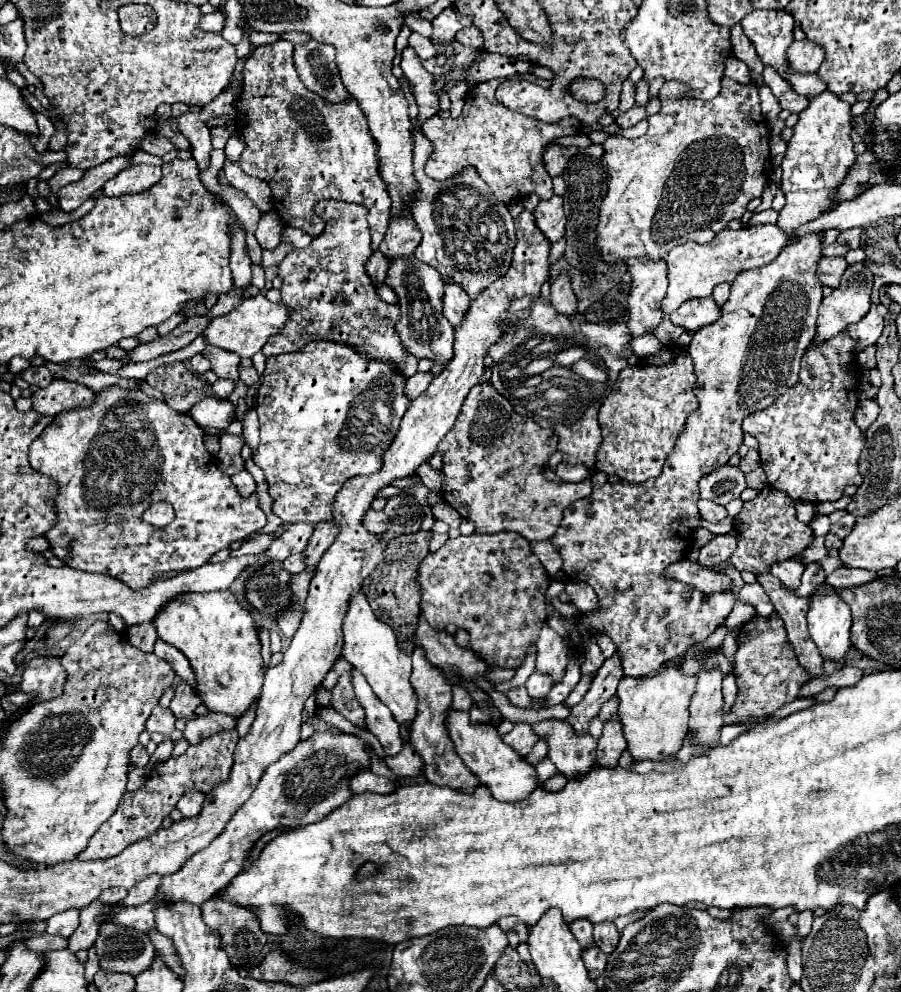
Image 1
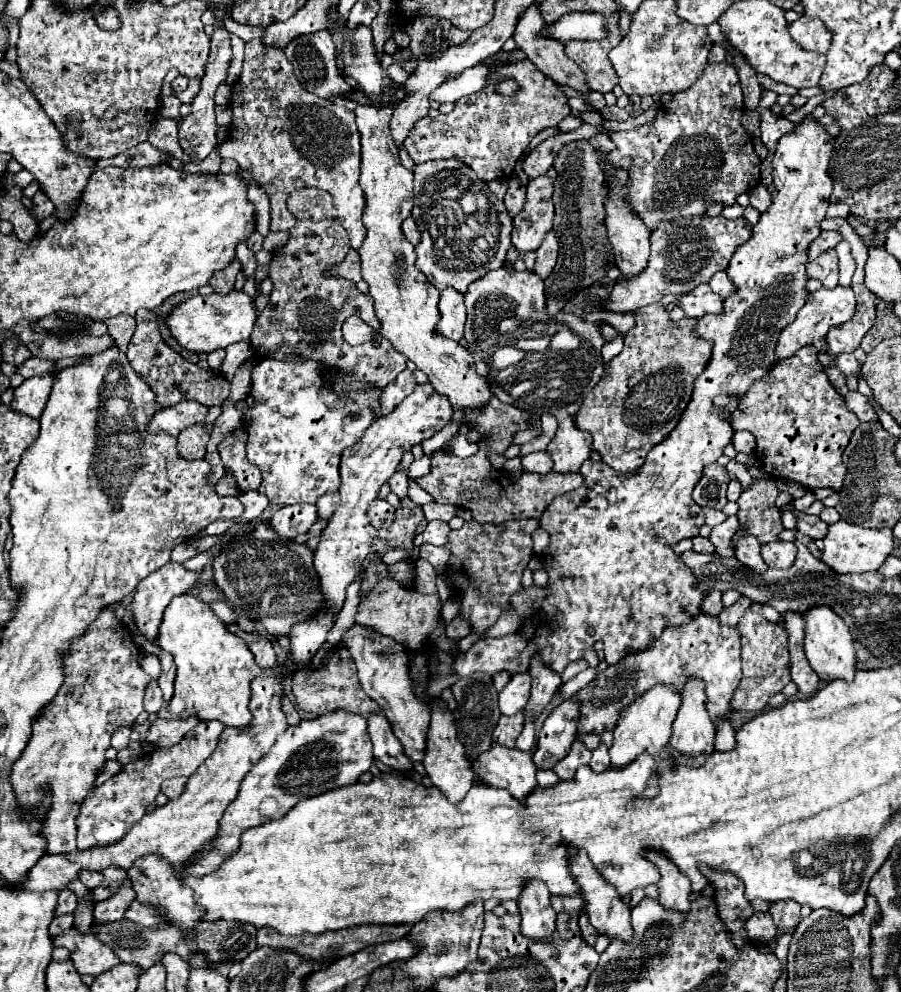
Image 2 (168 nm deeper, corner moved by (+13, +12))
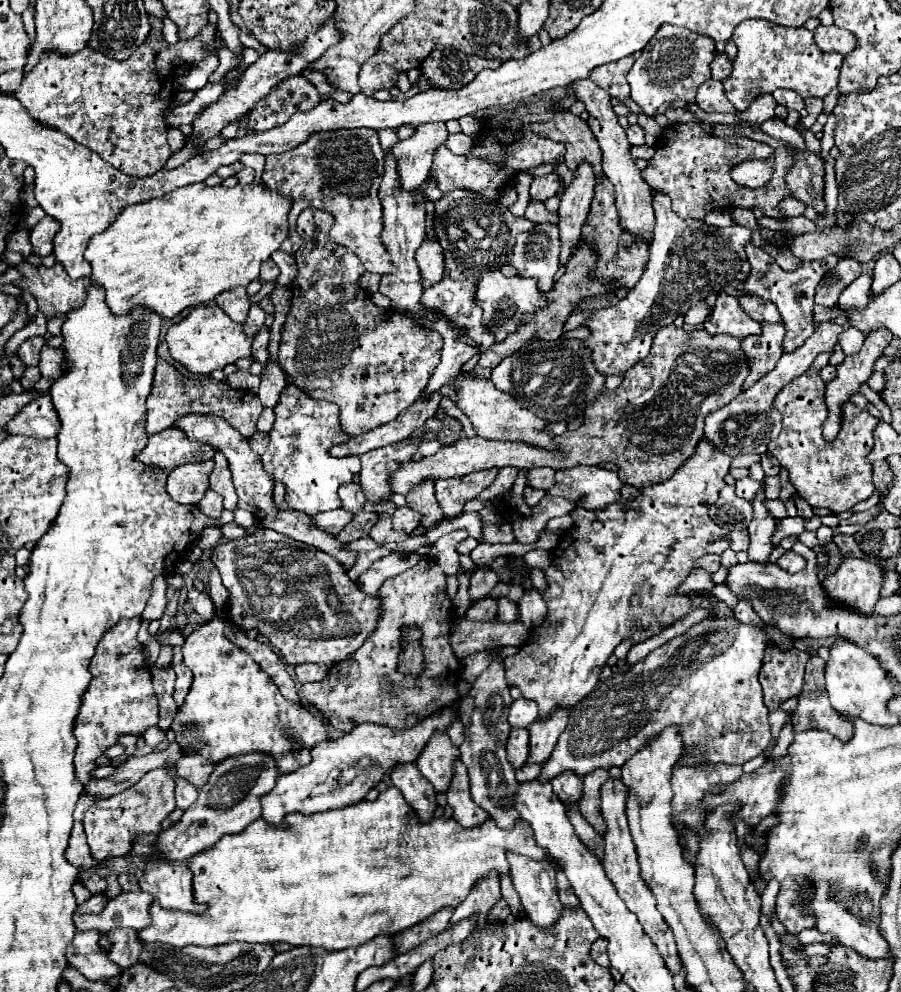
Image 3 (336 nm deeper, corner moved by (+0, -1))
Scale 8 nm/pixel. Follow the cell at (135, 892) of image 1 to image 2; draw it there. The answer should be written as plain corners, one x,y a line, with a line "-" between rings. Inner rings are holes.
125,879
113,897
109,897
109,899
105,899
105,901
101,901
101,903
95,905
95,909
93,909
95,921
105,923
105,921
117,921
117,919
121,919
125,915
125,909
133,901
135,901
135,891
131,887
131,881

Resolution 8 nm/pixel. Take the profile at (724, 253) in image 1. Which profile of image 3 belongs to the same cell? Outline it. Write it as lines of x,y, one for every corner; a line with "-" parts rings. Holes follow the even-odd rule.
652,190
652,208
656,224
650,242
650,262
644,276
632,290
628,290
624,300
596,310
584,322
584,326
590,328
590,336
582,340
582,346
590,350
592,364
604,376
622,376
636,362
644,360
650,352
652,338
660,328
672,324
672,316
686,312
710,292
728,288
728,284
736,280
742,262
746,262
744,244
750,242
748,228
714,228
702,220
682,220
674,214
670,198
658,190

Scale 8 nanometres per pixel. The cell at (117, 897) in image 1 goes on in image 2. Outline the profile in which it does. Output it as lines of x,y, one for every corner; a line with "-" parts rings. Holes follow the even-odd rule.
81,871
79,873
79,881
87,887
87,889
95,889
103,883
103,873
97,871

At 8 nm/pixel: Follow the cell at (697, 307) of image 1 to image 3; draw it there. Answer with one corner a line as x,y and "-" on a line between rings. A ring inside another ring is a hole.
720,292
714,310
704,322
708,334
730,334
736,338
744,336
760,336
760,322
752,320
742,308
736,296
728,292

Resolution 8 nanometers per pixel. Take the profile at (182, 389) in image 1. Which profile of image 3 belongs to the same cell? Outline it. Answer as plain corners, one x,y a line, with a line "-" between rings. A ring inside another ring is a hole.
160,358
156,364
156,376
154,376
152,392
146,400
146,416
144,416
146,426
144,428
148,430
148,434
156,434
156,432
170,428
178,416
212,414
212,416
224,418
244,438
250,438
256,432
256,422
258,422
258,416
262,410
264,410
264,406
260,404
260,398
256,394
244,392
244,390
234,390
226,382
212,380
210,376
200,378
200,380
186,378
174,366
170,366
166,360

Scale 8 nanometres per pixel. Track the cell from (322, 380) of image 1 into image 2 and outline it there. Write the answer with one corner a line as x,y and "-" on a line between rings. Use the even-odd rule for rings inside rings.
301,355
287,361
261,359
251,371
251,391
247,395
249,409
243,419
249,433
247,459
259,467
263,481
257,491
263,493
271,505
283,507
295,503
315,503
319,495
337,491
337,473
343,449
355,445
367,431
369,423
377,419
375,409
379,407
383,391
375,391
375,387
361,387
359,391
337,393
335,379
331,377
335,377
335,369
327,369
319,361
305,359

